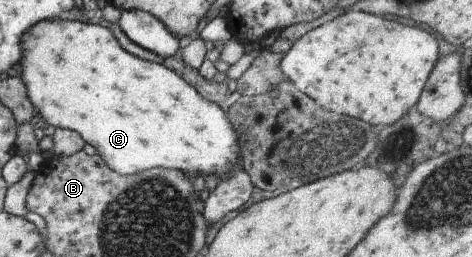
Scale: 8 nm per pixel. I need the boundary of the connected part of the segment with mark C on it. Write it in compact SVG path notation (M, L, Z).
M53 18L35 23L27 33L21 35L21 59L19 59L19 79L25 86L27 97L33 107L39 112L40 118L51 127L67 128L78 133L84 143L89 143L95 148L96 154L114 171L121 176L145 171L151 168L177 169L183 171L184 176L195 175L195 173L213 173L218 180L226 176L233 168L237 168L237 135L233 133L231 124L226 118L225 112L215 102L207 101L200 96L181 76L176 75L164 65L139 59L127 53L113 37L113 34L101 25L86 23L77 18Z

